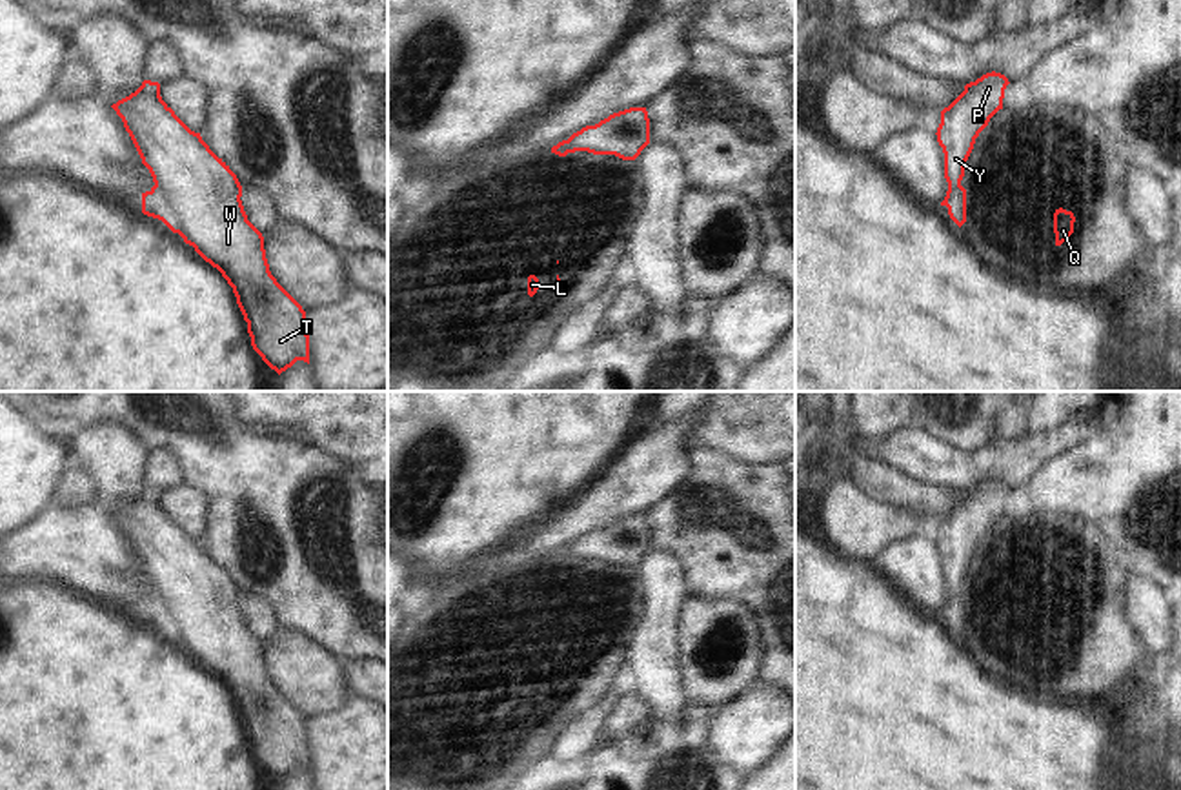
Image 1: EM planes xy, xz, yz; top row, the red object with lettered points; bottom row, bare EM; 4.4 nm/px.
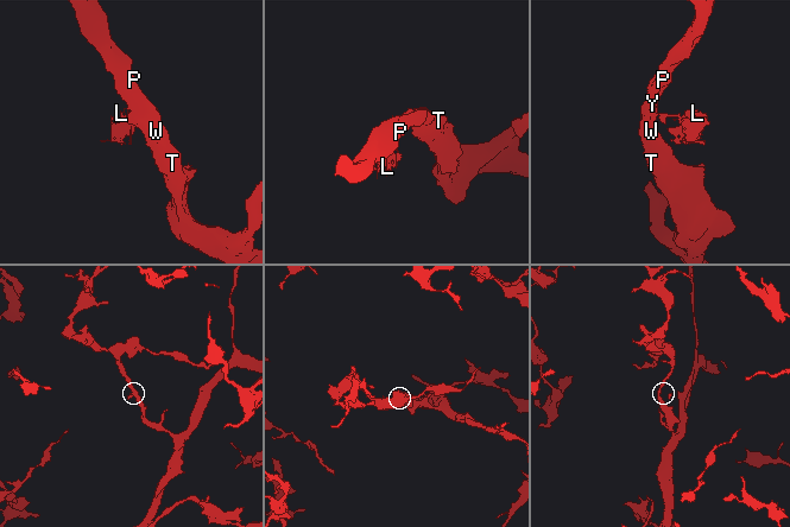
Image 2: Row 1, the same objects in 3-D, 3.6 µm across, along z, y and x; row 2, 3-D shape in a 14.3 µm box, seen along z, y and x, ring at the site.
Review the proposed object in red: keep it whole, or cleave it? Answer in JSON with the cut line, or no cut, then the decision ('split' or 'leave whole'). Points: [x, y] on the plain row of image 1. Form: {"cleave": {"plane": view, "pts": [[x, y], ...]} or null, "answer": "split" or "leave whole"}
{"cleave": {"plane": "xy", "pts": [[155, 592], [166, 599], [171, 610], [170, 634]]}, "answer": "split"}

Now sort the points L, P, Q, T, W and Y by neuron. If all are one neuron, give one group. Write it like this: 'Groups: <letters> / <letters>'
Groups: L Q / P T W Y.

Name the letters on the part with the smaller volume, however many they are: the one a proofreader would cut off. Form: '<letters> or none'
L, Q

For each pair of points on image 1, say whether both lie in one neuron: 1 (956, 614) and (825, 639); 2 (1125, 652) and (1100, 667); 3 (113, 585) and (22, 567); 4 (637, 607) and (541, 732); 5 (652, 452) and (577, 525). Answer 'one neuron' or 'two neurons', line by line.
1: two neurons
2: one neuron
3: one neuron
4: one neuron
5: one neuron

